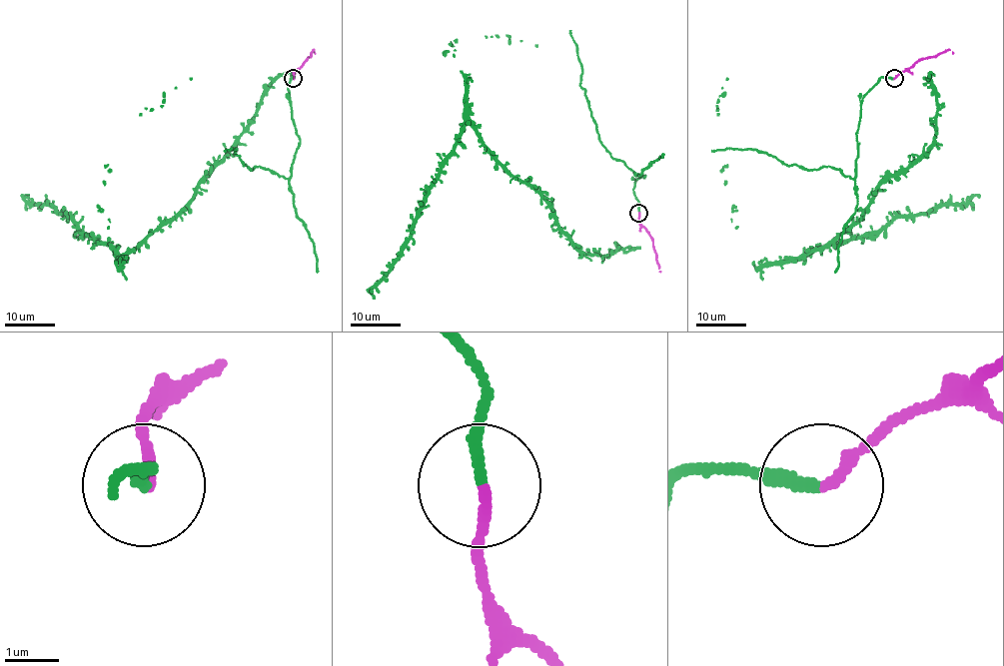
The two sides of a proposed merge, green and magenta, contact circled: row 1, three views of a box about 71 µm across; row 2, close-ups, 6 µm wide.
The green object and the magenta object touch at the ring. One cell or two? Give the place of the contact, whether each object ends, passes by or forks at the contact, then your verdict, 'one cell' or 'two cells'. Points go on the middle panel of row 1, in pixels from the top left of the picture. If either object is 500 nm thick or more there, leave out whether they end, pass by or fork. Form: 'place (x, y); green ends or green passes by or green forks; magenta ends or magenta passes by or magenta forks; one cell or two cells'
place (638, 213); green ends; magenta ends; one cell

